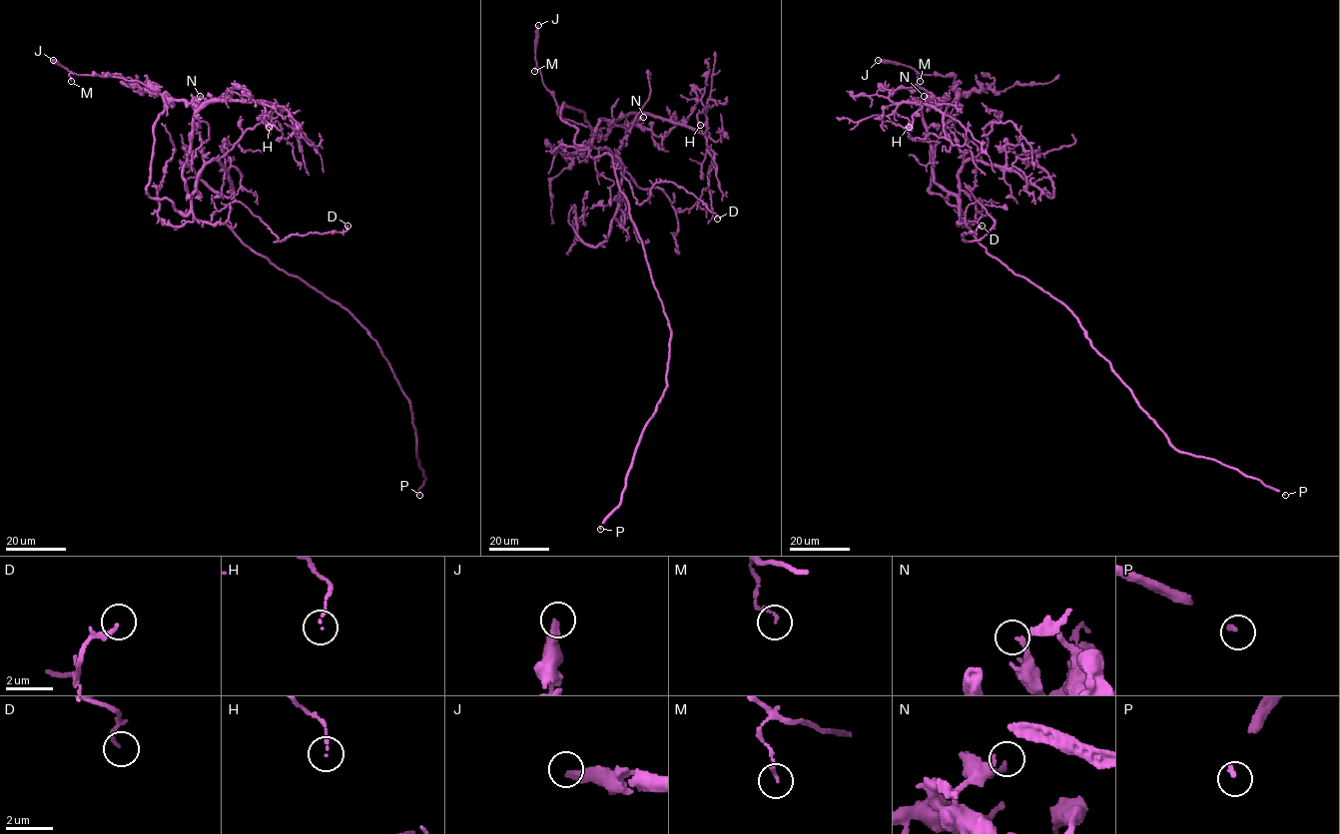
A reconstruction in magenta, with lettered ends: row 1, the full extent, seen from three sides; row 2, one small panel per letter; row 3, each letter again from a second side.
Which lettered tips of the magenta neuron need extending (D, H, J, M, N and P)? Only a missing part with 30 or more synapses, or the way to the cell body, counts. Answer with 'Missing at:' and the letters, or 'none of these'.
Missing at: P

